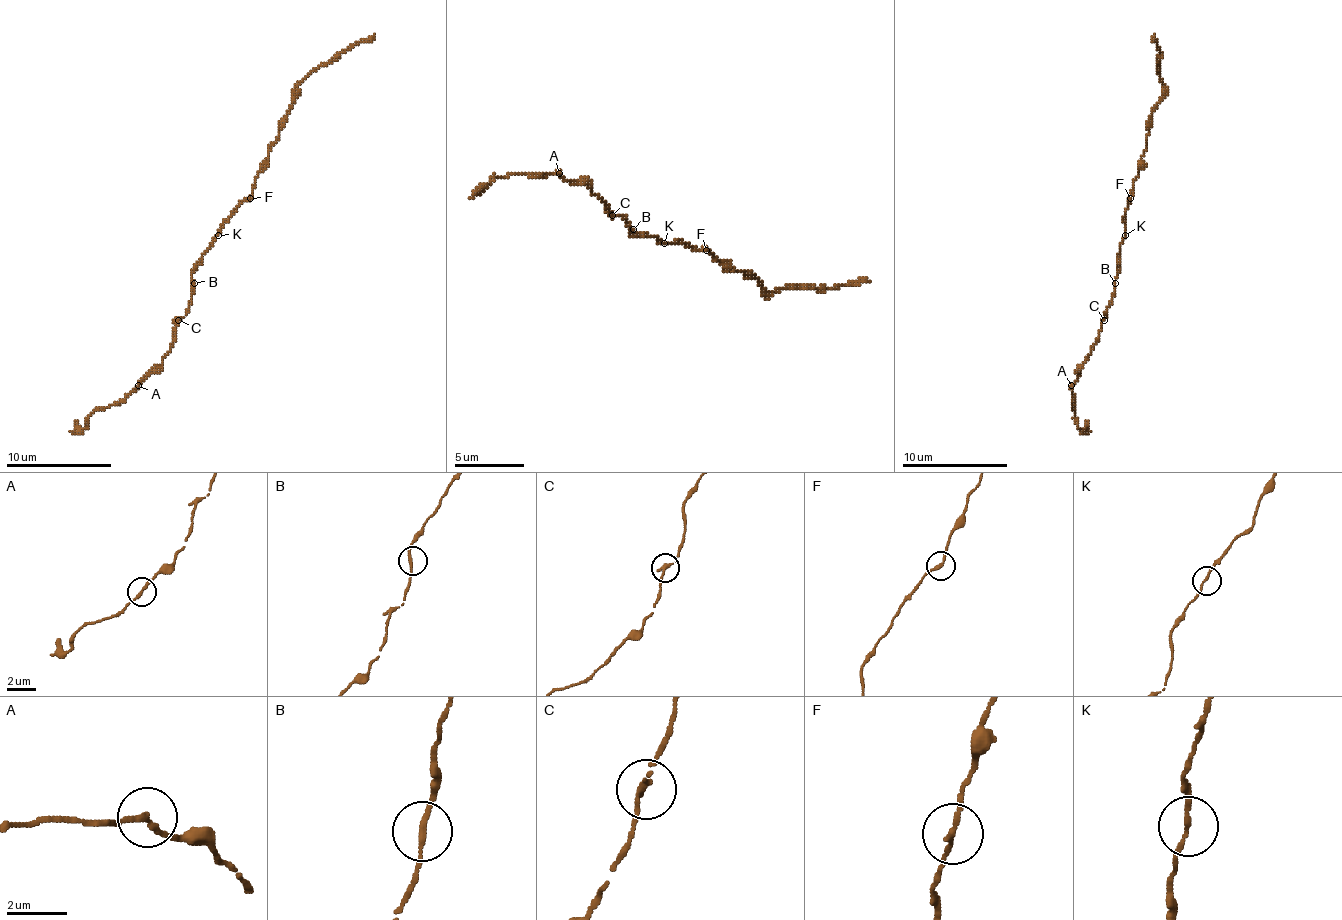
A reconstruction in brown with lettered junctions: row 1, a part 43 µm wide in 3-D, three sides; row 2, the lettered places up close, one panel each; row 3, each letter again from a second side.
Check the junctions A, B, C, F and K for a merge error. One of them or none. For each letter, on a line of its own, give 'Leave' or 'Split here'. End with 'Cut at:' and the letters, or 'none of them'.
A: Leave
B: Leave
C: Leave
F: Leave
K: Leave
Cut at: none of them

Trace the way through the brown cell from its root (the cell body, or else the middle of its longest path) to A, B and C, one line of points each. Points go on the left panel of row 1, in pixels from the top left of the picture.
A: (215, 235), (191, 275), (191, 304), (173, 333), (173, 344), (168, 354), (138, 386)
B: (215, 235), (191, 275), (194, 283)
C: (215, 235), (191, 275), (191, 304), (186, 315), (178, 320)

